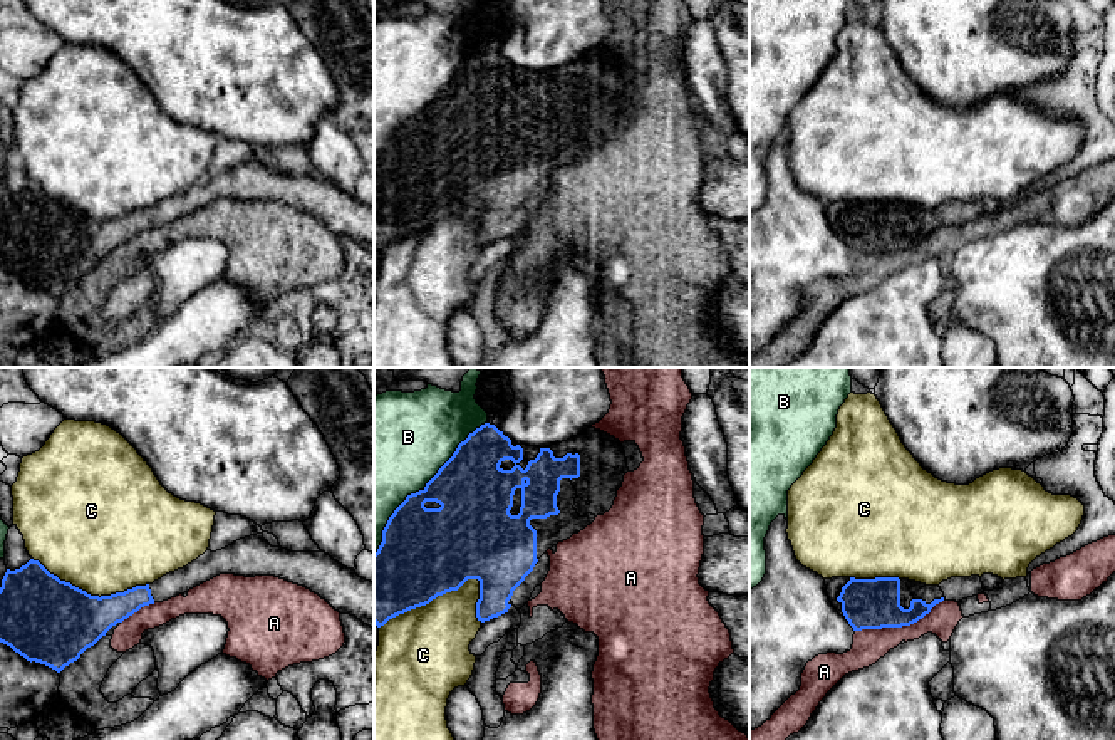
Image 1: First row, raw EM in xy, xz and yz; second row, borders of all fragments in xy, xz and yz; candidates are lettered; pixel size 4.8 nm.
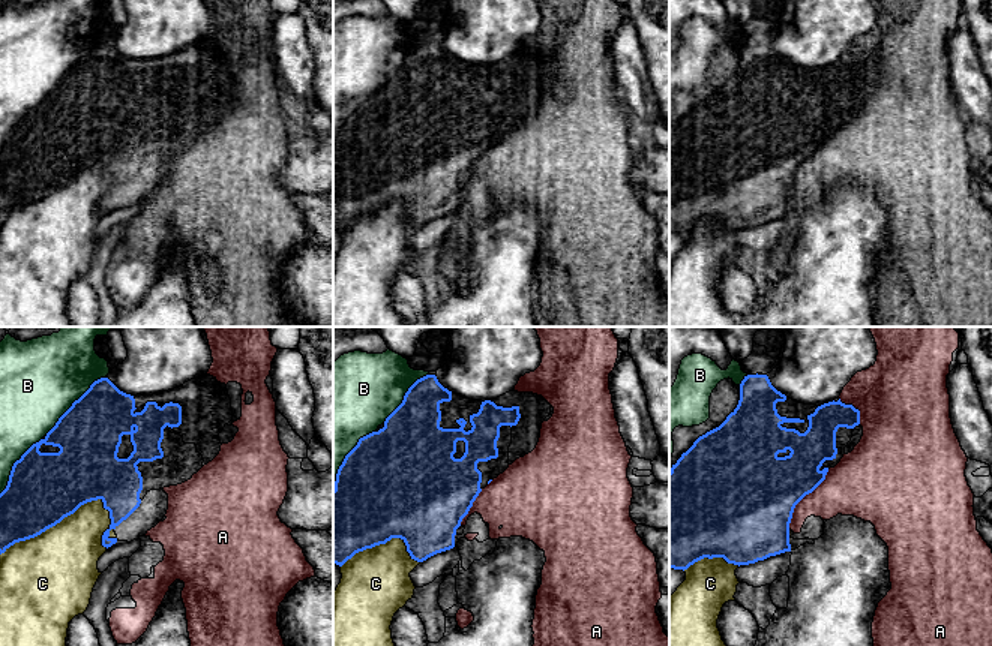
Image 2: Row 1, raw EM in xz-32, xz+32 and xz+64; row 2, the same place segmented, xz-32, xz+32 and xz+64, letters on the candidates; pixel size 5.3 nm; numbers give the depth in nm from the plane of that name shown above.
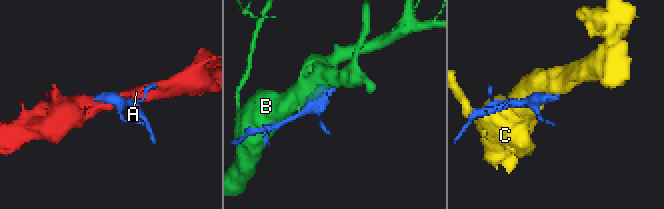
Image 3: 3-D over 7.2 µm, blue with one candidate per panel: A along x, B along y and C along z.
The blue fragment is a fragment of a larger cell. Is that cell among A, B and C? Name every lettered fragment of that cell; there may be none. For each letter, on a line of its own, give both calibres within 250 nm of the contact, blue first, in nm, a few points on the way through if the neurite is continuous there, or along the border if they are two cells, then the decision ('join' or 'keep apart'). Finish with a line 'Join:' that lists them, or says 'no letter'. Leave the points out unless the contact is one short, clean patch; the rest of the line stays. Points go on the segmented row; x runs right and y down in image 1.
A: 240 nm thick on the blue side, 160 nm on the other; keep apart
B: 340 nm thick on the blue side, 480 nm on the other; keep apart
C: 440 nm thick on the blue side, 440 nm on the other; keep apart
Join: no letter

